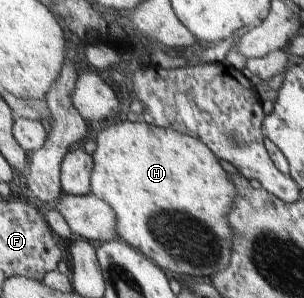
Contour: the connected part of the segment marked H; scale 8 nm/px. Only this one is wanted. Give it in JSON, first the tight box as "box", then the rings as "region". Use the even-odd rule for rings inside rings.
{"box":[92,120,238,280],"region":[[[126,120],[102,129],[96,144],[92,191],[116,210],[116,233],[121,239],[139,248],[159,267],[183,277],[209,280],[230,264],[234,229],[228,215],[232,212],[238,189],[232,175],[221,165],[221,158],[204,141],[175,128]]]}

